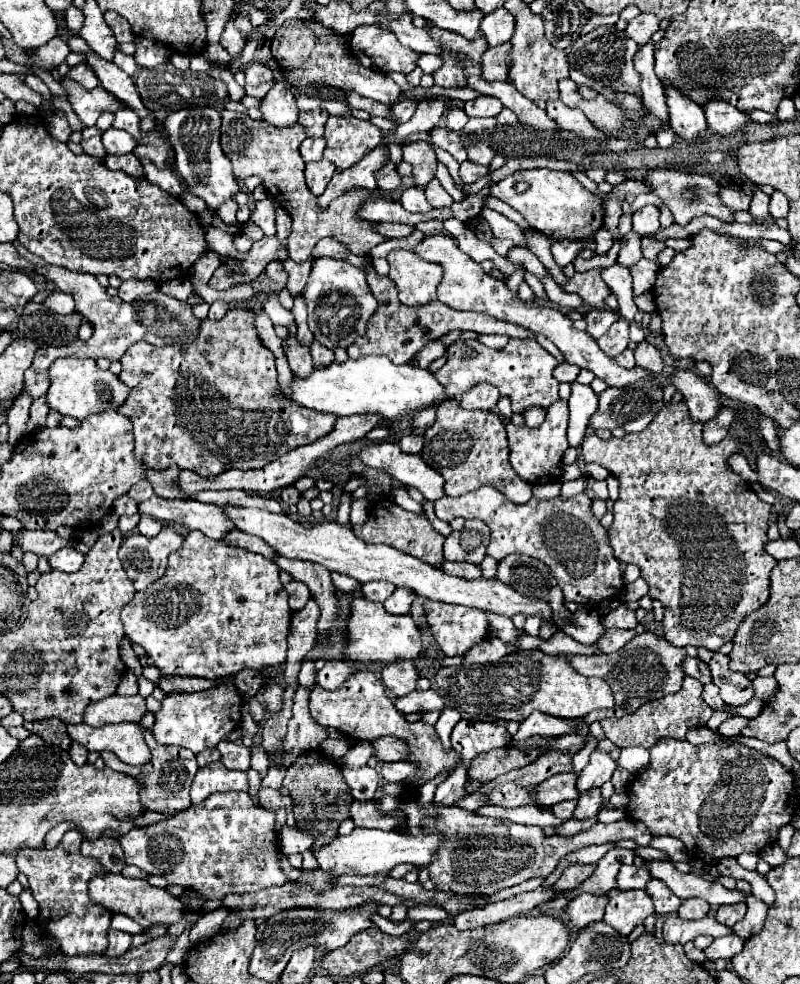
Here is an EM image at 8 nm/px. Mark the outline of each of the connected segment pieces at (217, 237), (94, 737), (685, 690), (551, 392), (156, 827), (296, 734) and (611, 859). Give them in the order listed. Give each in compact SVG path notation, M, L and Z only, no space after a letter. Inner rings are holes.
M208 228L206 230L206 242L208 242L208 248L214 250L216 254L220 256L232 256L232 258L238 258L242 260L246 254L238 254L234 244L232 244L232 234L228 234L226 230L220 230L220 228Z
M66 724L68 736L88 750L110 750L122 762L140 766L150 760L150 750L142 738L142 726L134 724L104 724L104 726L88 726L88 724Z
M686 676L684 684L678 692L668 694L660 700L650 700L644 706L640 706L636 712L626 714L622 718L606 718L602 720L602 728L608 740L612 740L618 748L626 746L640 746L640 748L652 748L656 740L660 738L674 738L674 740L684 740L686 732L692 726L706 724L712 716L712 708L706 706L702 700L702 684L696 678Z
M512 338L502 350L492 350L478 340L454 342L446 348L446 356L446 364L436 370L434 376L446 386L448 398L464 394L480 382L488 382L498 388L500 396L510 400L512 412L524 412L532 406L548 408L558 400L558 380L552 376L552 370L558 366L558 362L532 338Z
M246 792L212 794L204 802L190 806L188 810L176 812L166 820L130 830L126 836L120 838L120 844L126 856L126 864L134 864L148 874L158 874L166 878L168 884L176 884L184 890L198 892L204 900L222 900L230 892L258 892L290 882L284 870L280 868L282 850L276 830L276 814L258 806Z
M298 686L294 694L292 718L288 722L288 734L284 738L284 766L292 766L296 756L306 748L318 748L320 742L328 738L328 732L322 724L318 724L308 710L310 688Z
M612 848L606 856L602 856L596 864L594 874L588 878L586 884L582 884L578 890L574 890L574 894L580 892L592 892L592 894L606 894L608 890L616 888L616 874L620 870L622 864L632 864L634 860L634 852L628 848Z

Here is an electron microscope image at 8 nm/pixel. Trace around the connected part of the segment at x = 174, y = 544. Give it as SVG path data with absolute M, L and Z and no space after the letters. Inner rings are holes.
M164 526L154 538L142 534L124 538L120 546L120 560L136 590L146 590L146 586L166 572L168 556L182 546L182 540L184 538L170 526Z

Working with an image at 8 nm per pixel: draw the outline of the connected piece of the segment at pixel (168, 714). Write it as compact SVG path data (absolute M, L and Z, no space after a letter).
M230 682L194 694L188 692L168 694L162 700L162 710L156 714L156 724L152 728L154 738L162 744L184 746L194 754L198 754L204 748L216 746L220 740L226 738L228 732L232 732L240 724L238 720L242 704L244 704L242 698L238 696L236 688Z

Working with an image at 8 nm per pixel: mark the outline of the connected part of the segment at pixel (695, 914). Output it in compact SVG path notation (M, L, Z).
M690 898L690 900L682 900L678 916L684 920L700 920L708 914L708 910L710 910L708 902L702 902L698 898Z

